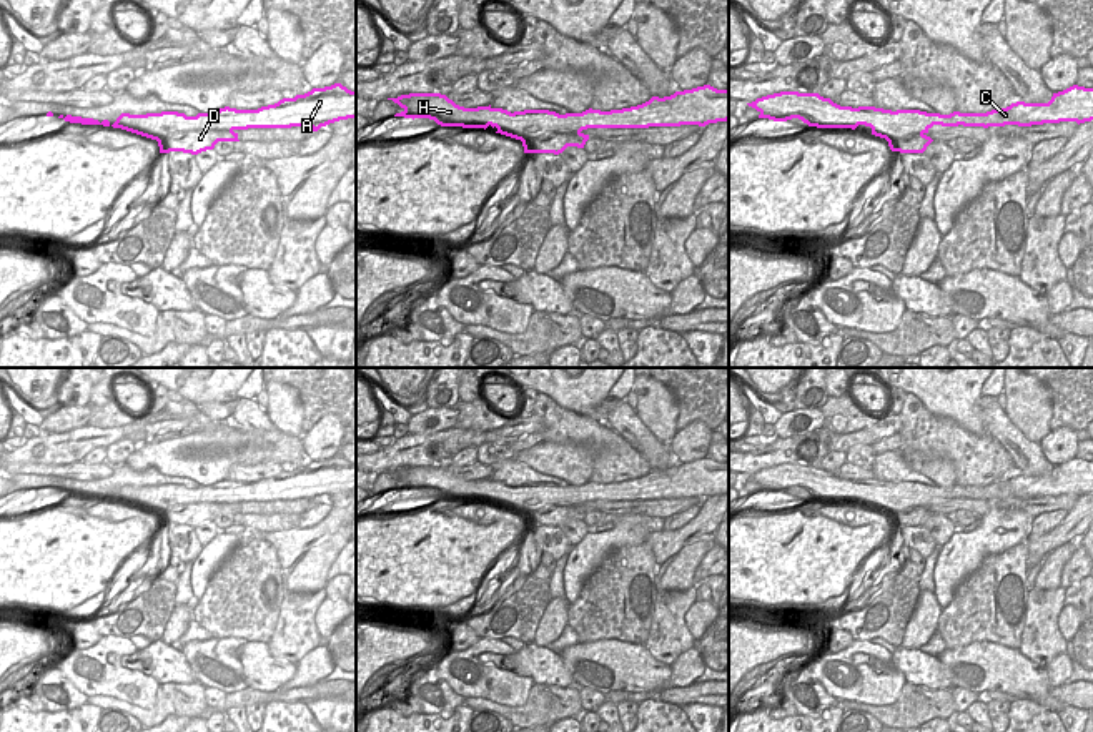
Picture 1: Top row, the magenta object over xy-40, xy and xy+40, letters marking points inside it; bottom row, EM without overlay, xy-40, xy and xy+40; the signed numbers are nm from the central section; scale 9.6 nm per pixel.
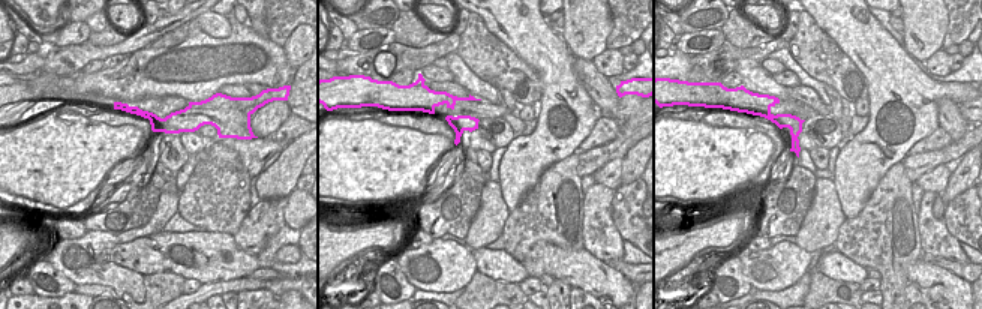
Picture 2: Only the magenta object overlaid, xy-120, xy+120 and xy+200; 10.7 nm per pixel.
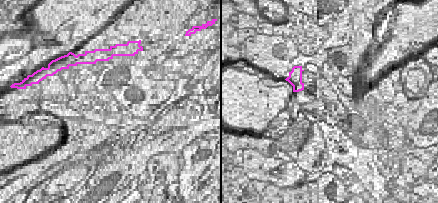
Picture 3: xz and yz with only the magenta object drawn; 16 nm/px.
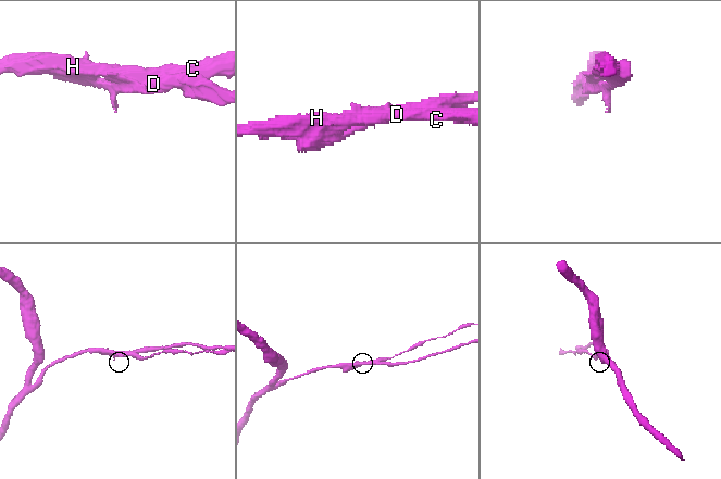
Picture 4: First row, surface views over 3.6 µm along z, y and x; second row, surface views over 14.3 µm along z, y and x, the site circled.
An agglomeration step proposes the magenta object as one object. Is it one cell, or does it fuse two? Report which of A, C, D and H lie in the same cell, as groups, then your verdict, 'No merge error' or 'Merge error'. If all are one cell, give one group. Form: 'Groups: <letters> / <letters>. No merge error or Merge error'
Groups: A C H / D. Merge error

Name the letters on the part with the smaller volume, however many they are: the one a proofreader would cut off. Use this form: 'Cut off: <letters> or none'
Cut off: D

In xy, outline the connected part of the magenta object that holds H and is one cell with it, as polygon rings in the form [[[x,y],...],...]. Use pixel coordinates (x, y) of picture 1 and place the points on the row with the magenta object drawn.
[[[710,85],[675,92],[670,96],[652,96],[649,101],[622,110],[586,110],[582,113],[559,115],[549,110],[507,111],[502,108],[464,108],[441,93],[409,93],[388,98],[403,111],[394,116],[429,118],[441,126],[497,128],[496,133],[526,140],[544,133],[577,133],[587,128],[649,128],[680,126],[727,121],[729,90]]]

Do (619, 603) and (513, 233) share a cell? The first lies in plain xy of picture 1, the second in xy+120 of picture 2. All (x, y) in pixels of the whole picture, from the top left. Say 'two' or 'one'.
one

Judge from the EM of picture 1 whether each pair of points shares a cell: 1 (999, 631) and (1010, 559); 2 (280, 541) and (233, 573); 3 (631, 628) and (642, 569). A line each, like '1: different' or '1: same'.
1: same
2: different
3: same

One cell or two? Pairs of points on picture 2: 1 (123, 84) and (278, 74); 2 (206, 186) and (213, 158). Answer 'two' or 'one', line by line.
1: one
2: one

